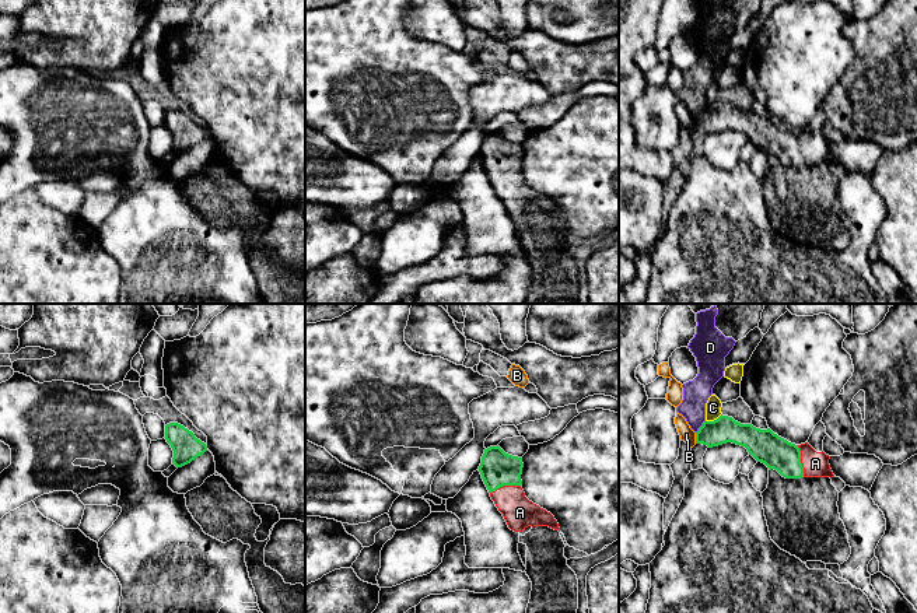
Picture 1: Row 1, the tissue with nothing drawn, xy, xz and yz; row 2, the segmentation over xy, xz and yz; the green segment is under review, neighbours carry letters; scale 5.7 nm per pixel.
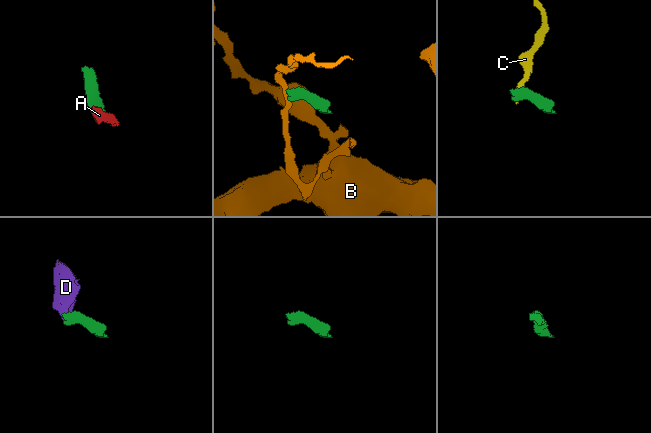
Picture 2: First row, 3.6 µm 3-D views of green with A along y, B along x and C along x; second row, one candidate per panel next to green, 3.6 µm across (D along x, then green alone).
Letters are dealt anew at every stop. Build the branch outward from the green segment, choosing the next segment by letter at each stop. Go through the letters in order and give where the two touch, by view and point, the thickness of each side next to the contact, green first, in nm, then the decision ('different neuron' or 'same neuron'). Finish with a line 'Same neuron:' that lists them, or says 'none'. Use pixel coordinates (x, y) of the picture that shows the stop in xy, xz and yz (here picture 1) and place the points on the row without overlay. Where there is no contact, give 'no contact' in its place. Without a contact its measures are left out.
A: yz (800, 147) | 190/140 nm | same neuron
B: yz (696, 125) | 150/80 nm | different neuron
C: yz (714, 107) | 150/100 nm | different neuron
D: yz (700, 114) | 150/150 nm | different neuron
Same neuron: A

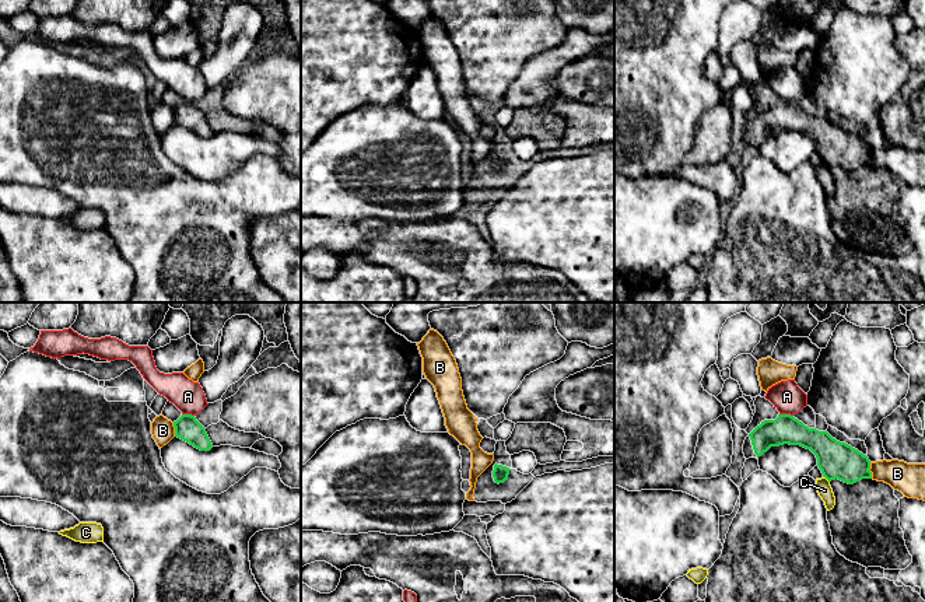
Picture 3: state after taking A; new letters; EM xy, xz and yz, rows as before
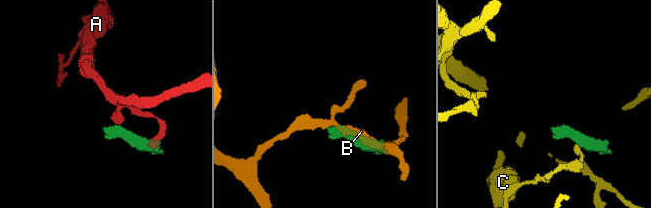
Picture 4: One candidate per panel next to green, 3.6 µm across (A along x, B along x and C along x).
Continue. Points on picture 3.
A: yz (787, 101) | 170/180 nm | different neuron
B: yz (869, 157) | 220/180 nm | different neuron
C: yz (826, 164) | 220/90 nm | different neuron
Same neuron: none

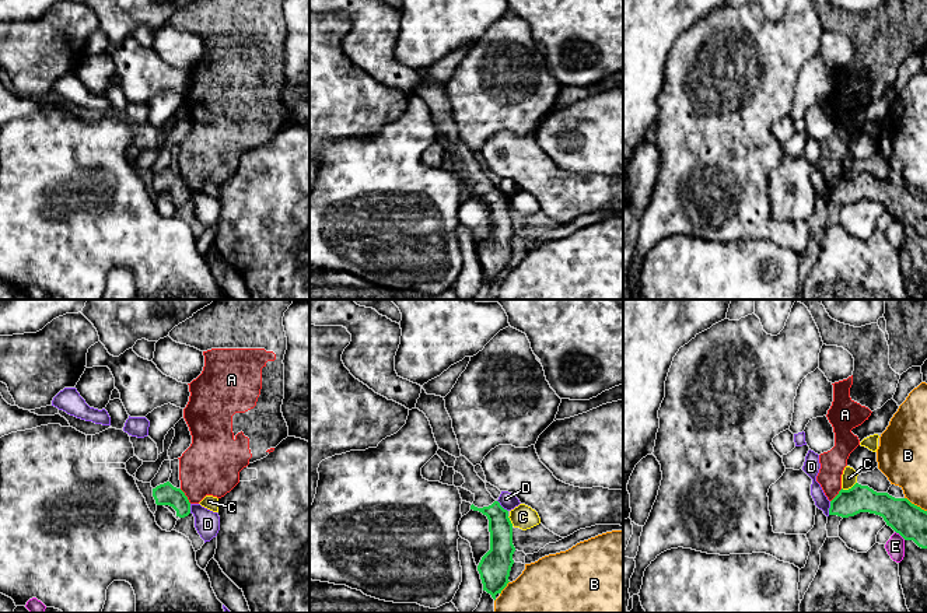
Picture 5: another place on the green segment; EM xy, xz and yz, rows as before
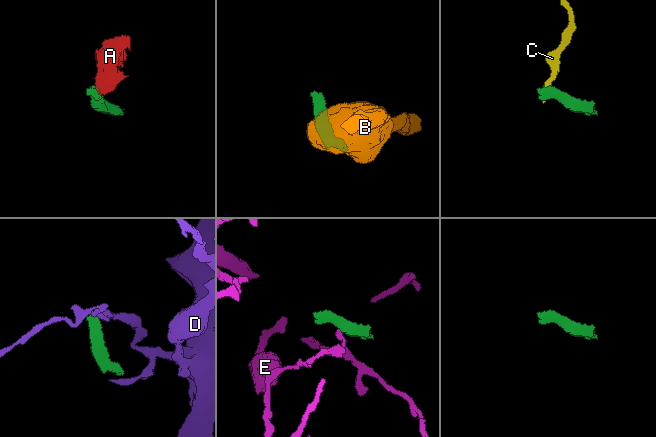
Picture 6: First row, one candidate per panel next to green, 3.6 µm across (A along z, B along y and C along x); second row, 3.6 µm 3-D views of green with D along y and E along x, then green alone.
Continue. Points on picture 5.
A: xy (185, 182) | 130/340 nm | different neuron
B: xz (504, 273) | 180/460 nm | different neuron
C: yz (849, 175) | 160/90 nm | different neuron
D: yz (829, 195) | 160/80 nm | different neuron
E: yz (901, 221) | 190/110 nm | different neuron
Same neuron: none

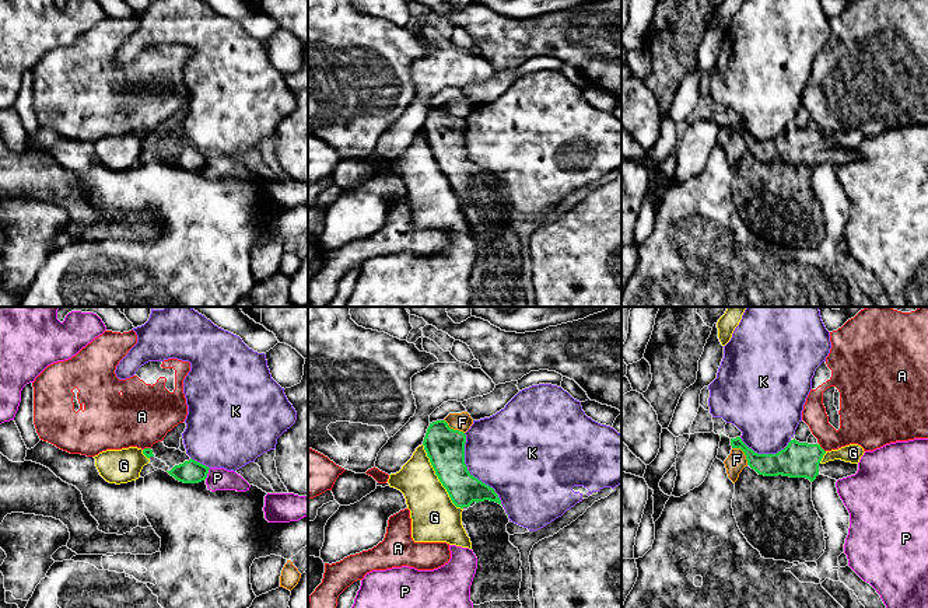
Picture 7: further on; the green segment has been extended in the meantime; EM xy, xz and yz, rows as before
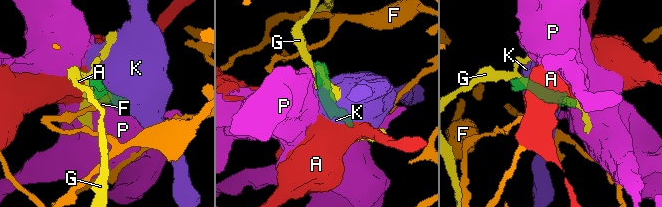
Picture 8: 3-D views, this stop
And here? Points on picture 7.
A: yz (820, 133) | 200/200 nm | different neuron
F: yz (743, 137) | 150/110 nm | different neuron
G: xz (438, 164) | 220/280 nm | different neuron
K: xz (469, 159) | 220/440 nm | different neuron
P: xy (207, 159) | 130/130 nm | different neuron
Same neuron: none

